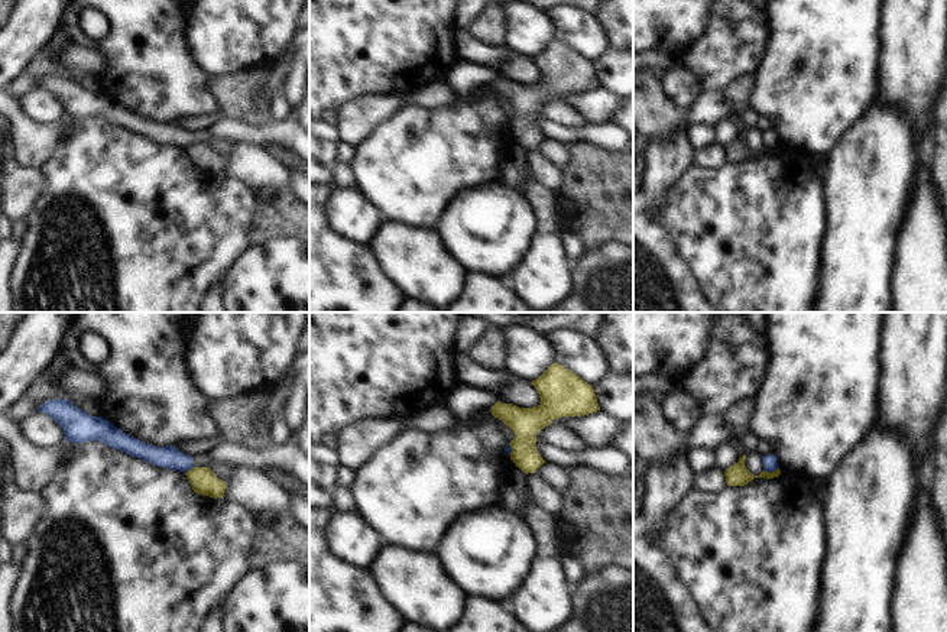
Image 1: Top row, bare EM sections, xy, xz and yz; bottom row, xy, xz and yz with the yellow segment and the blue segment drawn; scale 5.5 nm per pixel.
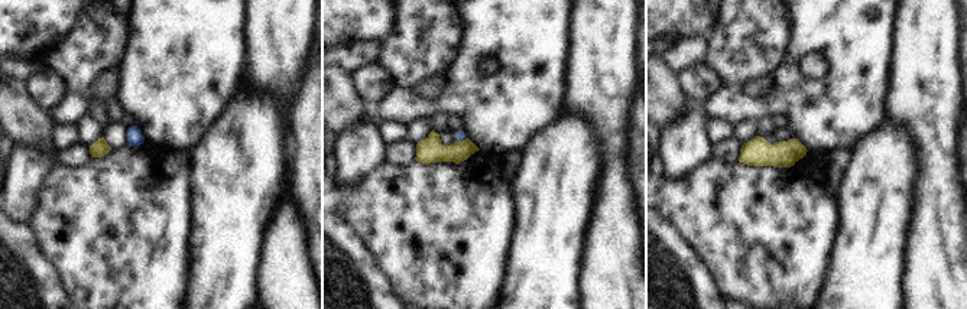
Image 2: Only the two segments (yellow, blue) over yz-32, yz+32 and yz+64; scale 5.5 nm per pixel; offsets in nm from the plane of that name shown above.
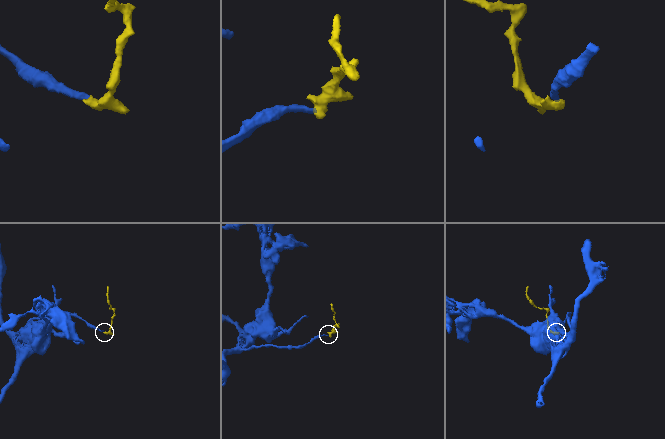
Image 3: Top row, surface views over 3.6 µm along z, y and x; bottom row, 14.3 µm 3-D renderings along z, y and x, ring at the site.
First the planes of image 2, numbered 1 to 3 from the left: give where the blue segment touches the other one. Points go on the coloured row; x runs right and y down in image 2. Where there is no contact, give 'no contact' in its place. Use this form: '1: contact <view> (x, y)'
1: no contact
2: contact yz+32 (458, 142)
3: no contact

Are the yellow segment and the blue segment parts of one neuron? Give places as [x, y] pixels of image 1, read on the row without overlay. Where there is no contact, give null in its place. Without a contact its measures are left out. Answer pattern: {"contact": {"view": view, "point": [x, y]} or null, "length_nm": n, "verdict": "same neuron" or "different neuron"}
{"contact": {"view": "yz", "point": [772, 148]}, "length_nm": 90, "verdict": "different neuron"}

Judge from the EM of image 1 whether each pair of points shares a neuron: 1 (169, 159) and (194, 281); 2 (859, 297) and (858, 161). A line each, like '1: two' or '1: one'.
1: one
2: one

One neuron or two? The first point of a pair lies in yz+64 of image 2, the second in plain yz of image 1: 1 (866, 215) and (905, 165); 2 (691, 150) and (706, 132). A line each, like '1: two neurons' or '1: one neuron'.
1: one neuron
2: two neurons

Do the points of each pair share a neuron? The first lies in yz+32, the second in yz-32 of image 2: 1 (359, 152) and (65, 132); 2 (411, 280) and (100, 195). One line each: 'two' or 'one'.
1: two
2: one

